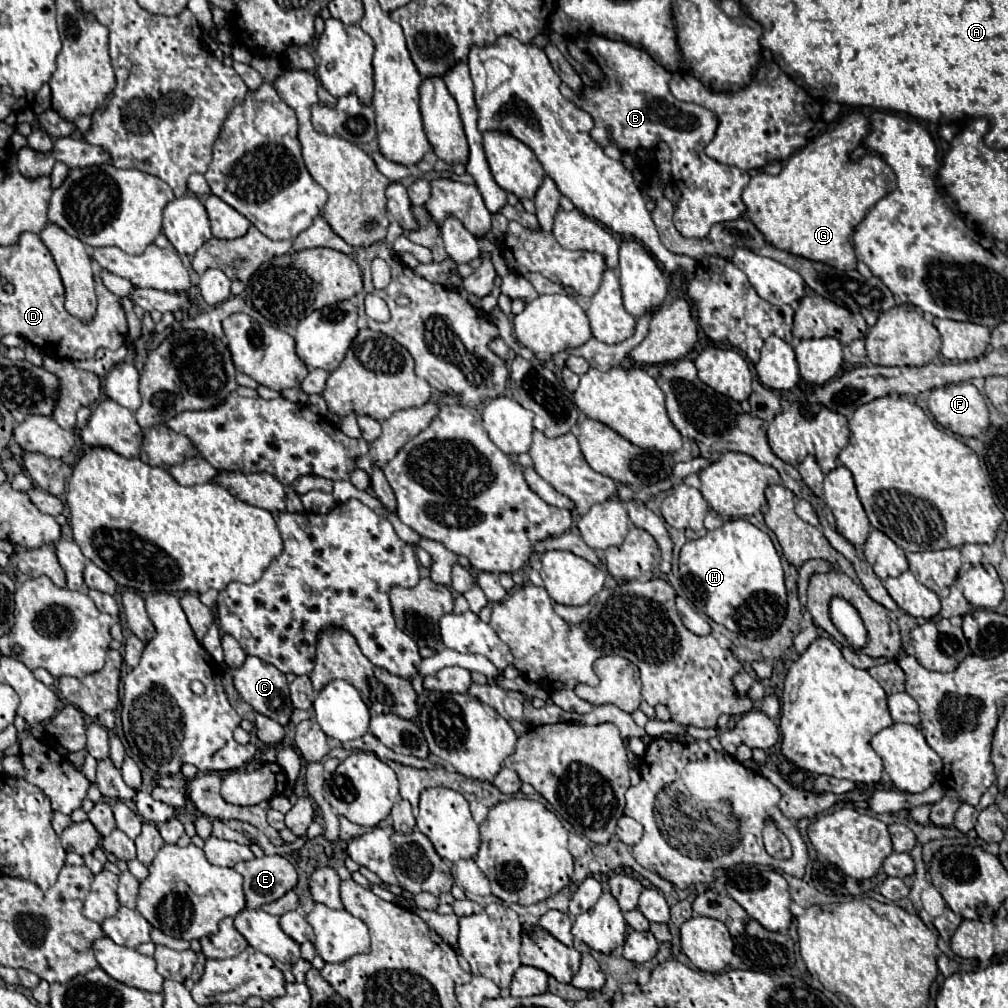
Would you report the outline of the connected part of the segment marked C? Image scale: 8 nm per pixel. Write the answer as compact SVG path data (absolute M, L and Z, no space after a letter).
M247 656L245 664L241 668L229 668L229 666L223 666L223 668L225 668L225 672L229 672L233 676L233 684L235 684L235 690L239 692L239 696L247 704L251 704L257 712L277 720L281 726L285 726L291 720L293 706L289 700L289 684L285 680L285 674L279 672L273 664L267 664L267 662L259 660L257 656Z

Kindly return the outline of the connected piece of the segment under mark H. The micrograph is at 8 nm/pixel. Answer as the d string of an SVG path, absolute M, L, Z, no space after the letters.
M741 518L706 532L705 527L699 532L685 531L689 542L685 542L679 556L683 594L697 610L731 632L739 632L751 640L771 636L781 626L787 610L783 568L771 538Z

